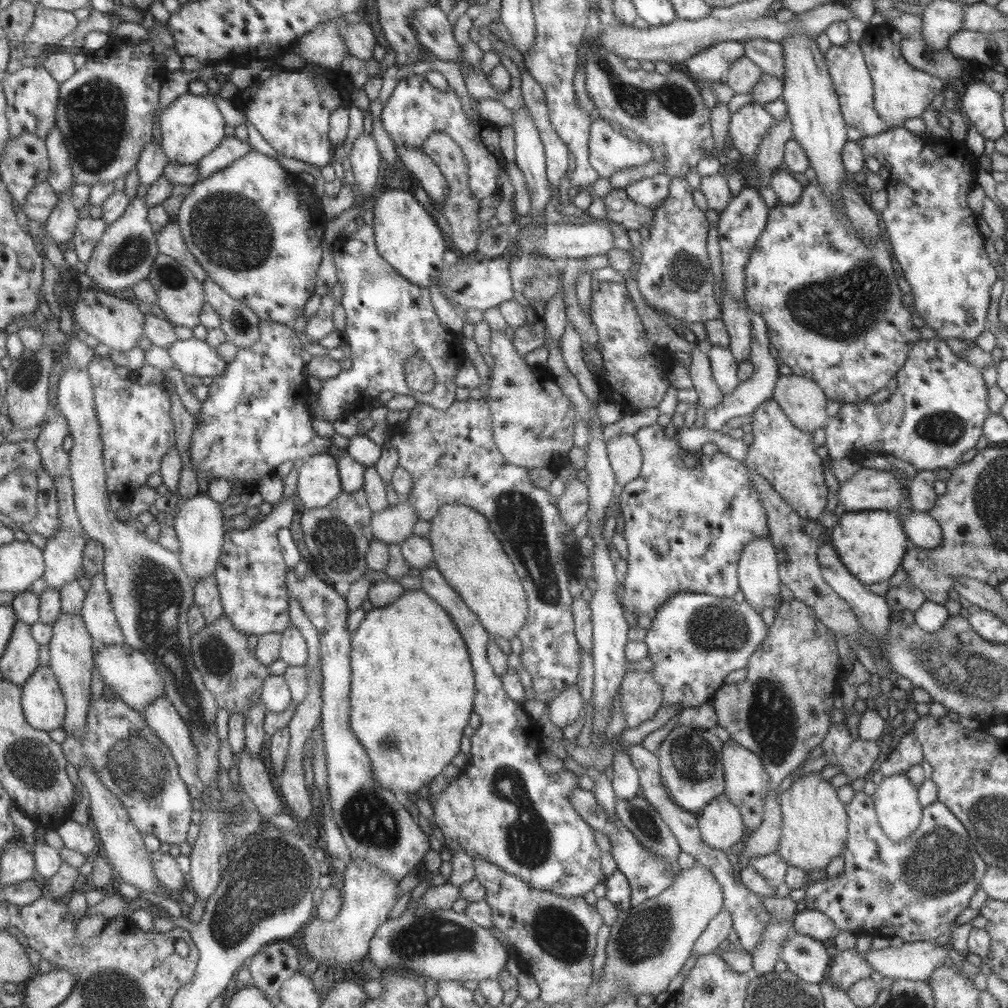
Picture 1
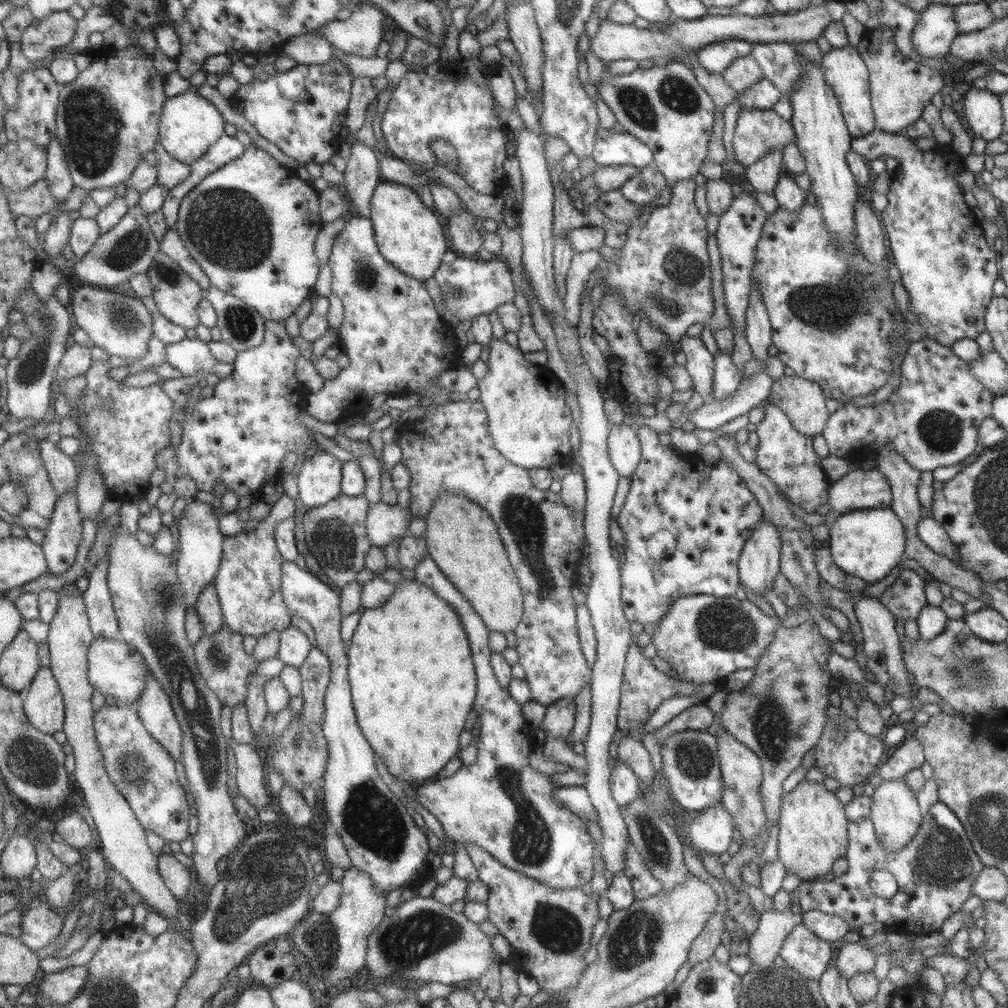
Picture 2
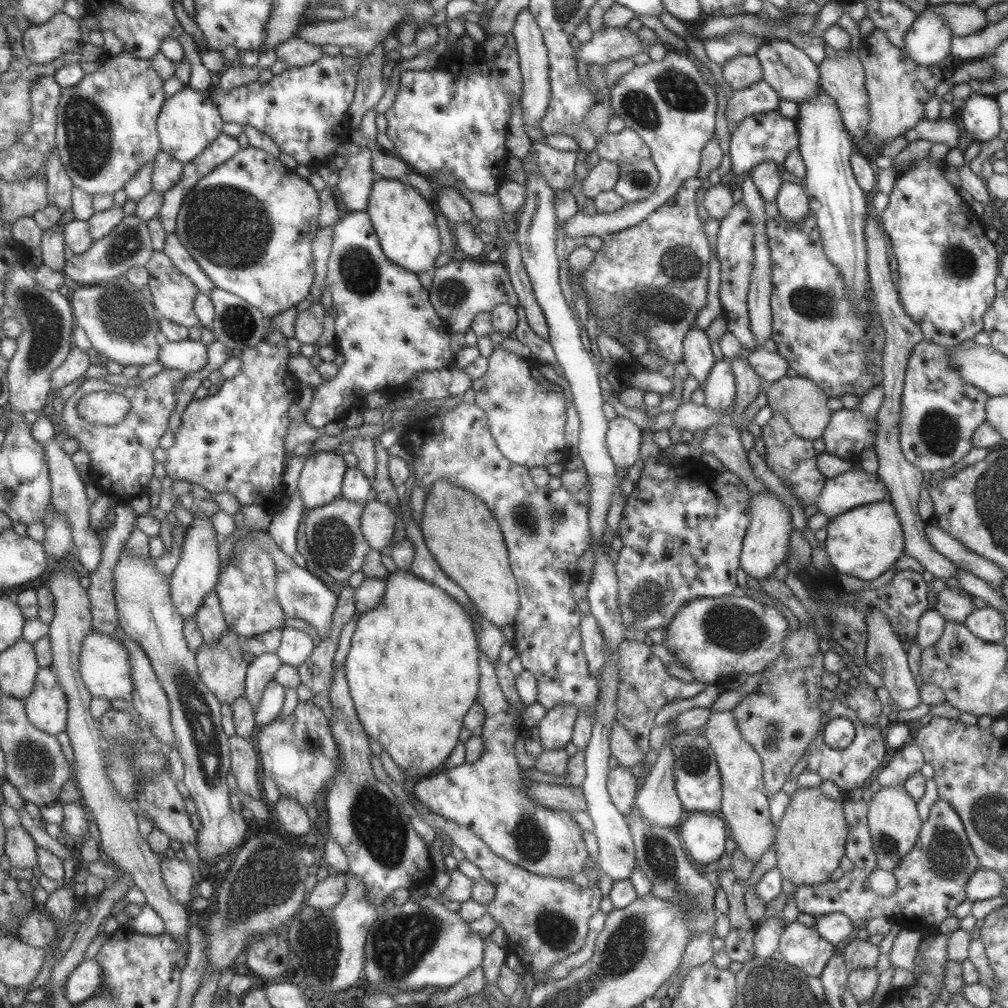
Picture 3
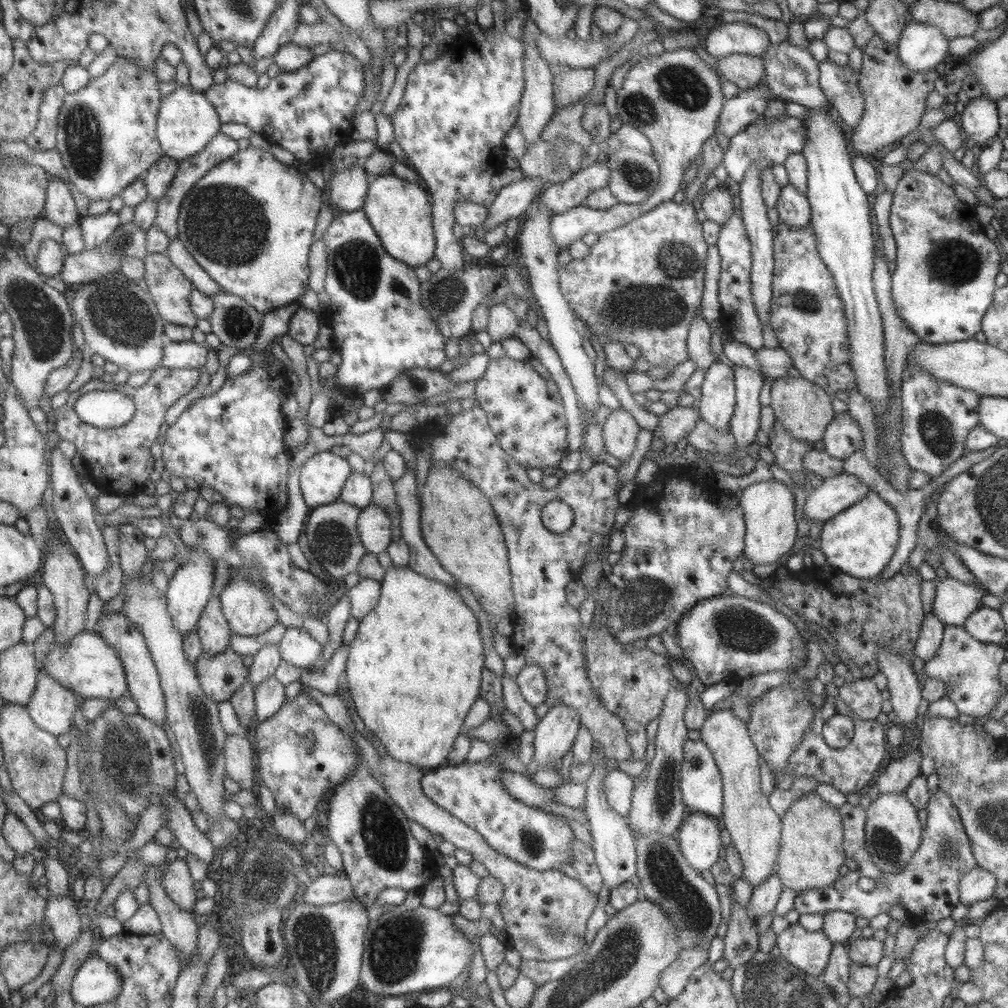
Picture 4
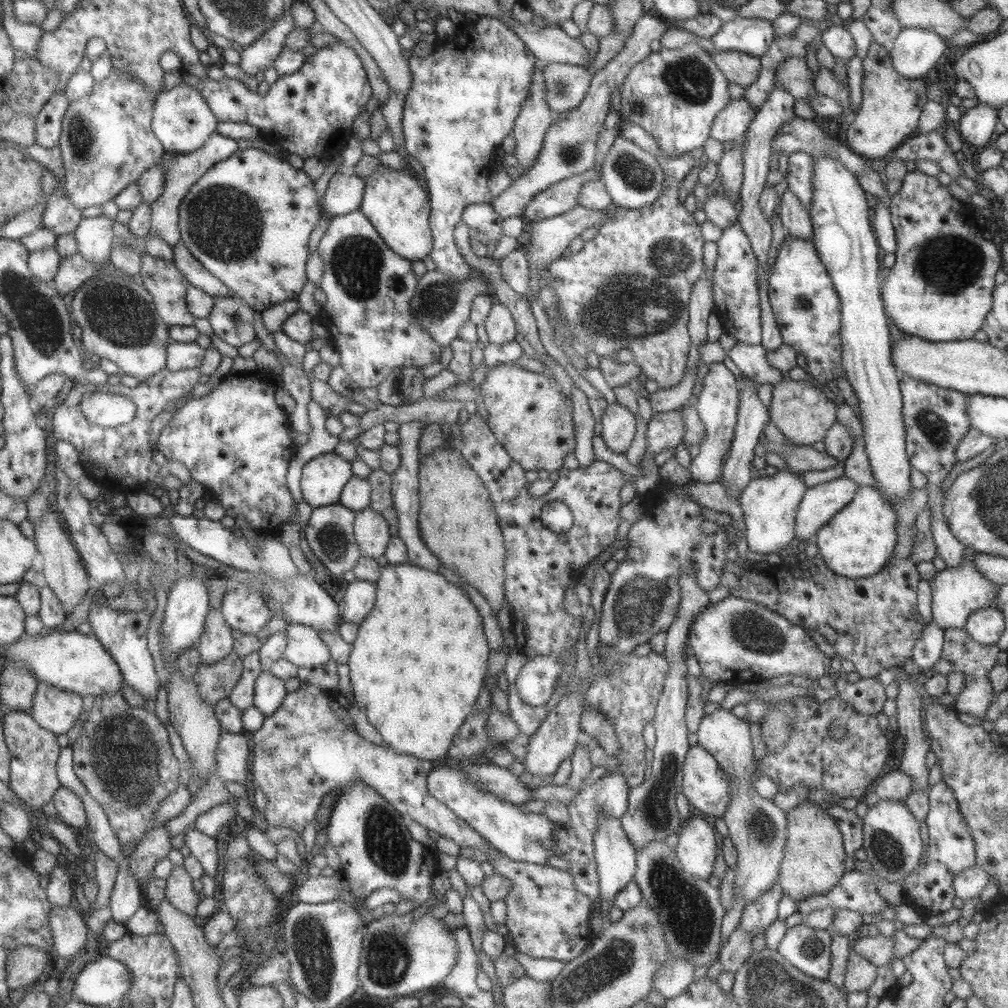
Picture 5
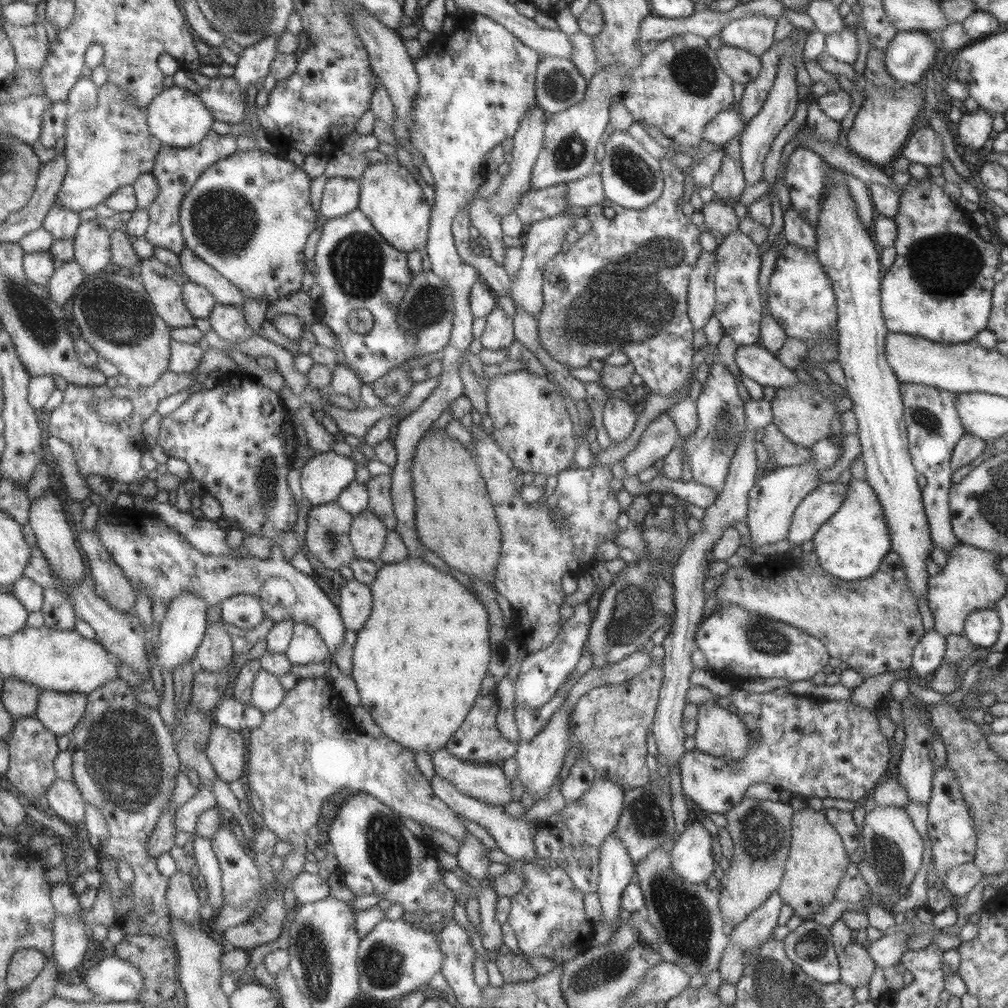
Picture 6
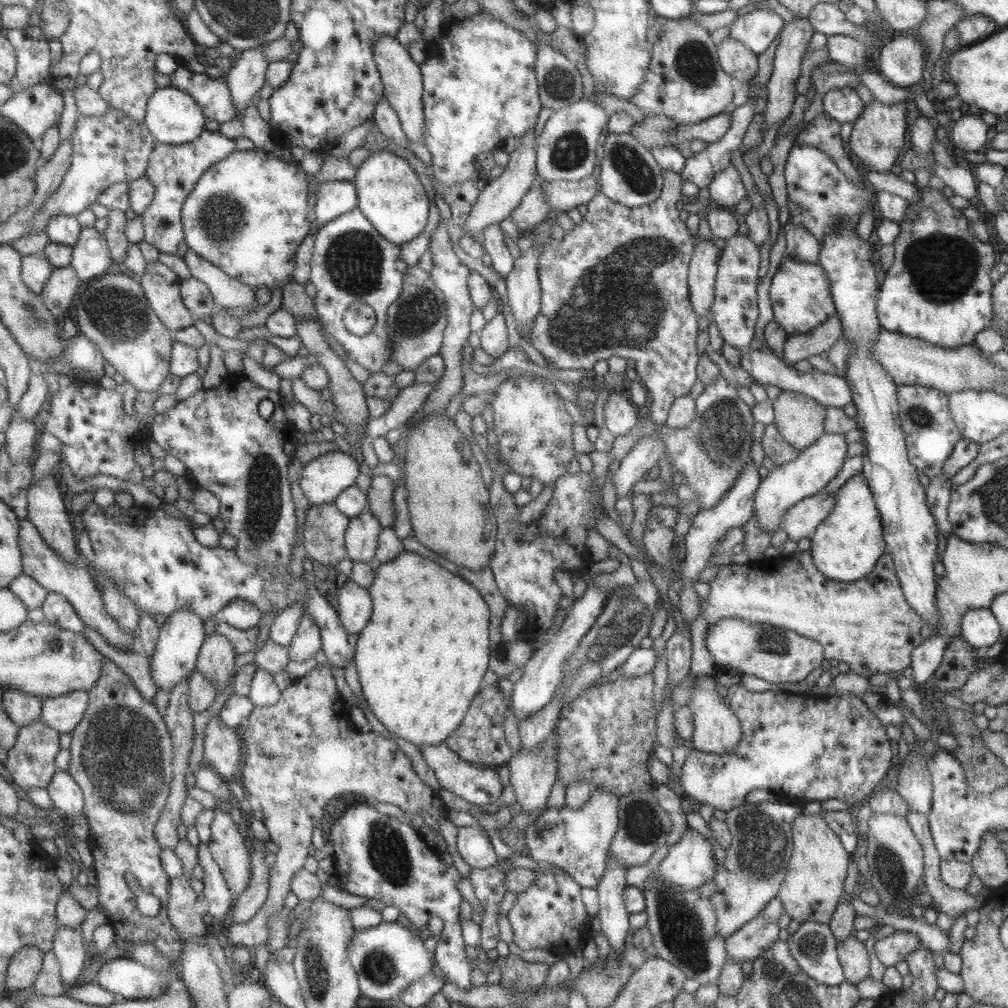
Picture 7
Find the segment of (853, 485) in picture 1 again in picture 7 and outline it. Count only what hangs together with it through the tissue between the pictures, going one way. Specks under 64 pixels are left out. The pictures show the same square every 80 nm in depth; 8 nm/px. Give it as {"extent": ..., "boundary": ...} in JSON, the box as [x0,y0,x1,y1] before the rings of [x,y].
{"extent":[780,489,836,543],"boundary":[[[825,489],[817,491],[811,496],[798,500],[782,515],[780,528],[787,538],[796,543],[801,538],[810,537],[816,526],[823,522],[835,504],[836,492],[825,493]]]}

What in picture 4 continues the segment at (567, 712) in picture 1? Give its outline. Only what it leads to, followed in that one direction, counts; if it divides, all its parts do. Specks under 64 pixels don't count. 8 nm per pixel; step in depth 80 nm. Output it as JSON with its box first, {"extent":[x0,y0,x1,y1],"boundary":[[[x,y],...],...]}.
{"extent":[533,705,579,770],"boundary":[[[556,705],[549,708],[545,716],[539,719],[539,722],[535,724],[533,734],[533,761],[539,763],[538,770],[550,768],[550,762],[555,759],[561,759],[571,749],[573,740],[575,740],[579,730],[579,720],[578,713],[573,708],[564,705]]]}

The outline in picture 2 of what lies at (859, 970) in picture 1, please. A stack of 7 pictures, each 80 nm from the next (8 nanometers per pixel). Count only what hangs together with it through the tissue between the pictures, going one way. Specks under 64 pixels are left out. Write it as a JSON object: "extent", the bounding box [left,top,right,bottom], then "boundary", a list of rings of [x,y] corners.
{"extent":[836,942,876,979],"boundary":[[[859,942],[847,943],[836,950],[836,953],[836,969],[847,979],[856,974],[867,974],[873,970],[876,956],[869,951],[869,948],[861,946]]]}

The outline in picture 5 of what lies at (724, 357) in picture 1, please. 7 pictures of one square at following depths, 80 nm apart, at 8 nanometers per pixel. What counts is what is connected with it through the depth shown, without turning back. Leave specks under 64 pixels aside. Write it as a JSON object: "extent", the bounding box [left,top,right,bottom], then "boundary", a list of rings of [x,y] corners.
{"extent":[691,362,739,483],"boundary":[[[722,362],[708,364],[708,371],[705,373],[702,382],[702,390],[697,396],[698,403],[694,405],[694,407],[703,423],[705,438],[699,446],[699,453],[697,453],[692,460],[691,481],[707,483],[716,481],[716,477],[720,473],[720,466],[724,464],[728,456],[734,426],[736,425],[739,382],[737,382],[736,376],[730,372]]]}

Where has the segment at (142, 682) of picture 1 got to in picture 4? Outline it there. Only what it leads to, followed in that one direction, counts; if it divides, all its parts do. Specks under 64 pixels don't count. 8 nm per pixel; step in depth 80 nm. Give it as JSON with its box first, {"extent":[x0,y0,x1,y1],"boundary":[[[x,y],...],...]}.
{"extent":[42,628,130,701],"boundary":[[[95,628],[78,634],[70,644],[51,644],[50,653],[43,658],[42,669],[47,670],[59,684],[77,695],[92,699],[116,701],[130,695],[127,674],[120,652]]]}

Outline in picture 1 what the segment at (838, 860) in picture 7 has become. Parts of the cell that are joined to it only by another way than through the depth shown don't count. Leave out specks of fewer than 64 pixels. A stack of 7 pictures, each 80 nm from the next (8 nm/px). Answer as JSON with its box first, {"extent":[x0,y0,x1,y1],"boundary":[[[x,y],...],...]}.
{"extent":[776,772,848,874],"boundary":[[[819,772],[802,774],[779,796],[782,823],[781,838],[776,853],[788,865],[802,868],[806,874],[809,874],[812,869],[825,869],[829,860],[840,856],[841,851],[845,848],[845,839],[848,835],[845,805],[837,799],[836,788],[831,787],[829,781],[821,778]]]}

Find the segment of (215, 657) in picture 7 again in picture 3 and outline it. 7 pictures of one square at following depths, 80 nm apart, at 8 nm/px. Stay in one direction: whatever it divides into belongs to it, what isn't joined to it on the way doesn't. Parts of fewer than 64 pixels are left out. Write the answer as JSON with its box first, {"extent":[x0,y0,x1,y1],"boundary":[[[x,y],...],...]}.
{"extent":[193,591,227,643],"boundary":[[[215,591],[204,596],[196,614],[193,616],[202,634],[203,643],[216,643],[227,630],[227,623],[220,607],[220,599]]]}

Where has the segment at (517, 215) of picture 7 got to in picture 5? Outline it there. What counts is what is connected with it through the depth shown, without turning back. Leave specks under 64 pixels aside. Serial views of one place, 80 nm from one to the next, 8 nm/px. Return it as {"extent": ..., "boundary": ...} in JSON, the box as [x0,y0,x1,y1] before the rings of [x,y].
{"extent":[522,167,601,223],"boundary":[[[598,167],[584,170],[582,173],[551,184],[545,191],[540,191],[523,209],[522,219],[528,223],[552,218],[571,210],[577,205],[577,195],[581,185],[587,181],[601,179]]]}

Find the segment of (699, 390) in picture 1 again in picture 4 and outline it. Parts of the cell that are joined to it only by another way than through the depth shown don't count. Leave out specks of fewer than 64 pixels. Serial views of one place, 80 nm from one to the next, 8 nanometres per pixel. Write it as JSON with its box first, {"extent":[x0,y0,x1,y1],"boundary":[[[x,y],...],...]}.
{"extent":[686,306,716,371],"boundary":[[[698,306],[686,335],[688,359],[693,362],[697,370],[706,371],[716,361],[711,354],[710,335],[709,326],[703,320],[700,306]]]}

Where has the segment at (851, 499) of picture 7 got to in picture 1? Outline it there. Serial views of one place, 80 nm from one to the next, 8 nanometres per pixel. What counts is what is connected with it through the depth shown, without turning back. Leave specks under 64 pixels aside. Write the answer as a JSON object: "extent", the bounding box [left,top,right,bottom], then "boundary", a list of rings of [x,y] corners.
{"extent":[829,511,910,587],"boundary":[[[845,511],[829,532],[838,559],[866,587],[875,582],[883,582],[896,573],[905,551],[910,547],[895,511]]]}

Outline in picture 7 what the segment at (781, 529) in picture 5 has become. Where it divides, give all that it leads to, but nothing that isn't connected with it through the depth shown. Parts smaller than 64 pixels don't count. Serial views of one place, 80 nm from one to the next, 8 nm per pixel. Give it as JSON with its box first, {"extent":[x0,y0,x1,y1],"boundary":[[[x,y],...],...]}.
{"extent":[752,432,847,534],"boundary":[[[826,432],[817,438],[812,445],[801,449],[793,461],[776,466],[760,480],[760,486],[753,493],[752,516],[763,532],[773,534],[779,530],[782,515],[798,500],[811,496],[825,487],[827,482],[835,476],[846,458],[847,445],[843,434]]]}

